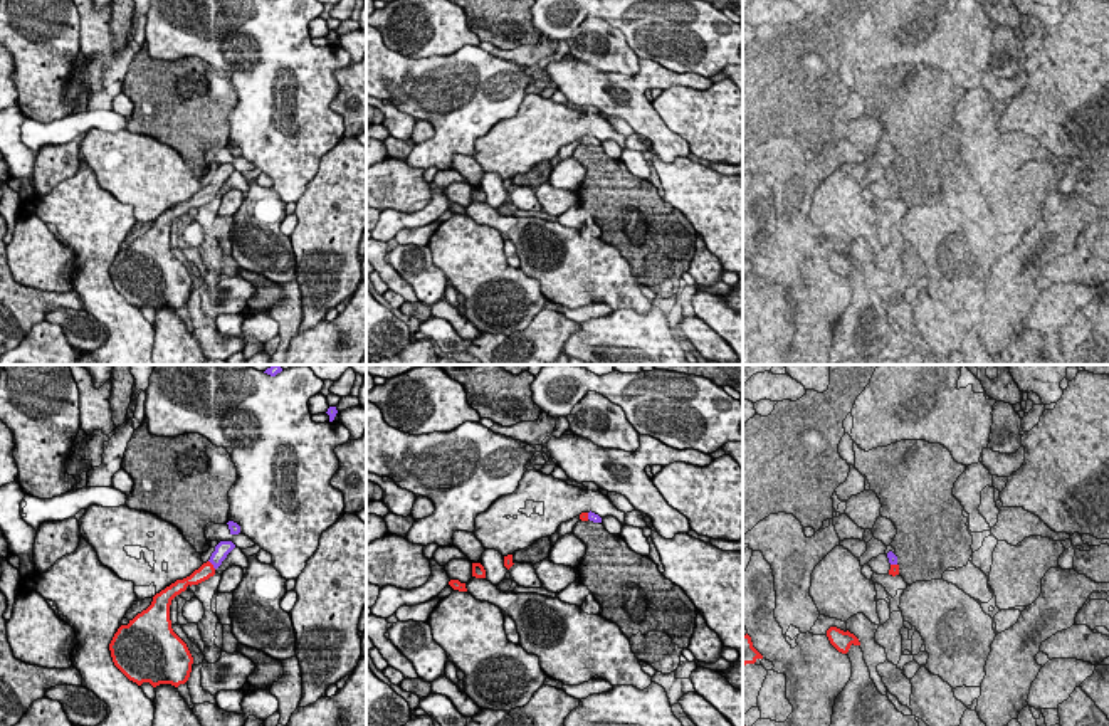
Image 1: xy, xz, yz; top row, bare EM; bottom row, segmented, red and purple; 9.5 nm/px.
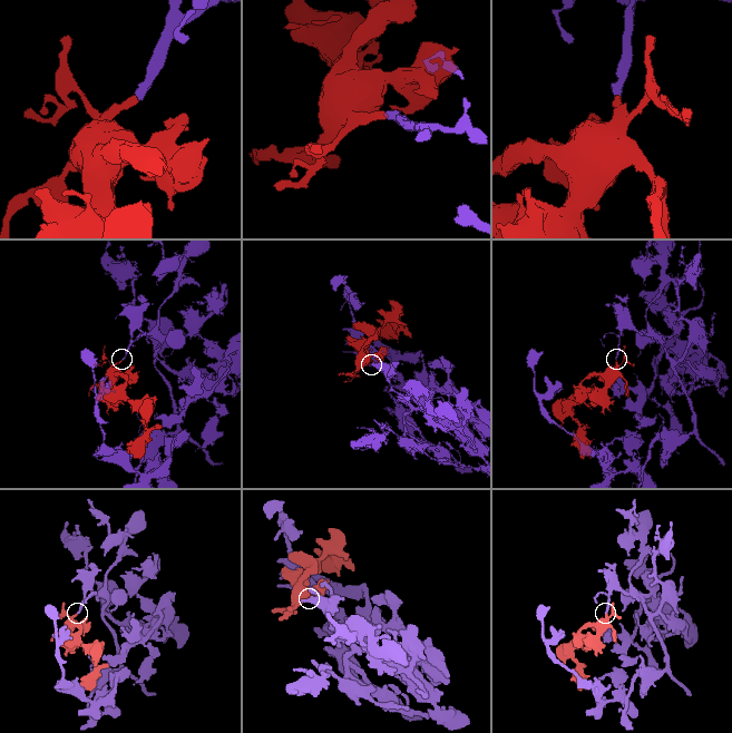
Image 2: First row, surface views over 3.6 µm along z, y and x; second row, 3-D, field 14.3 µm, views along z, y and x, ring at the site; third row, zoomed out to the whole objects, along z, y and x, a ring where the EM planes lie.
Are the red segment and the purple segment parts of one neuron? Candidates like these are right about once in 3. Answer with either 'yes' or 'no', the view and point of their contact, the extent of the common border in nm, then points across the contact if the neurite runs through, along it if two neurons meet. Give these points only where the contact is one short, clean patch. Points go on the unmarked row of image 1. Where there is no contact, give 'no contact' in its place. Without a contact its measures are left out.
yes; contact xy (212, 189); length 120 nm

